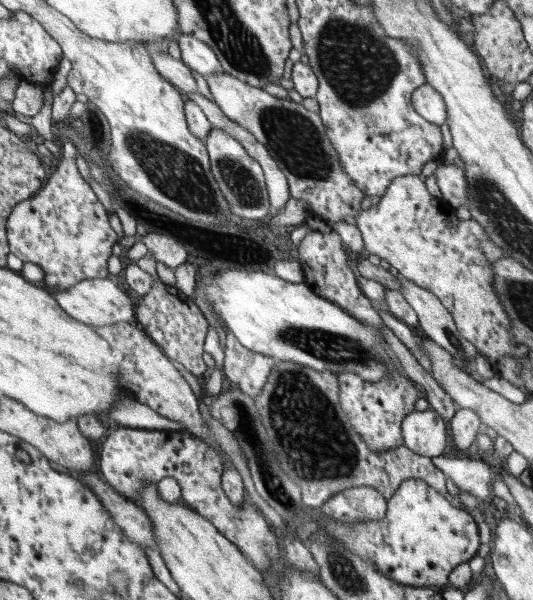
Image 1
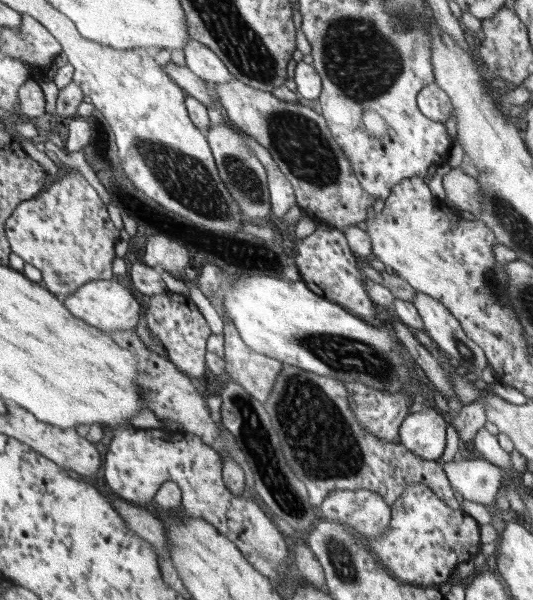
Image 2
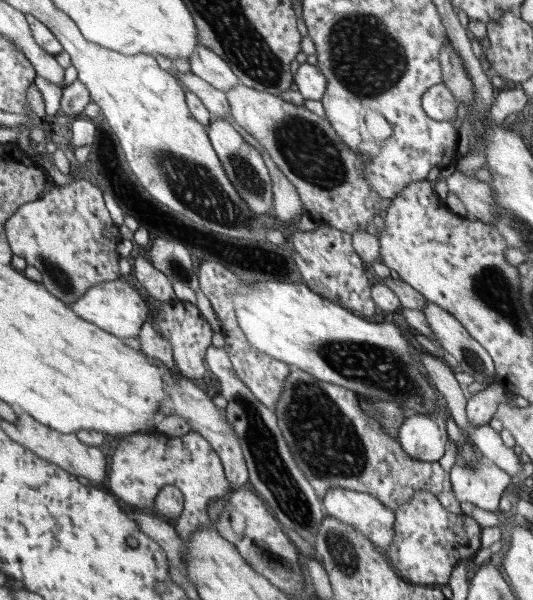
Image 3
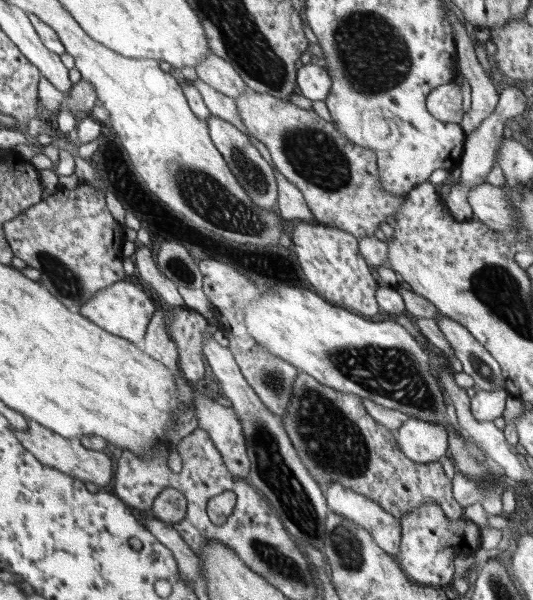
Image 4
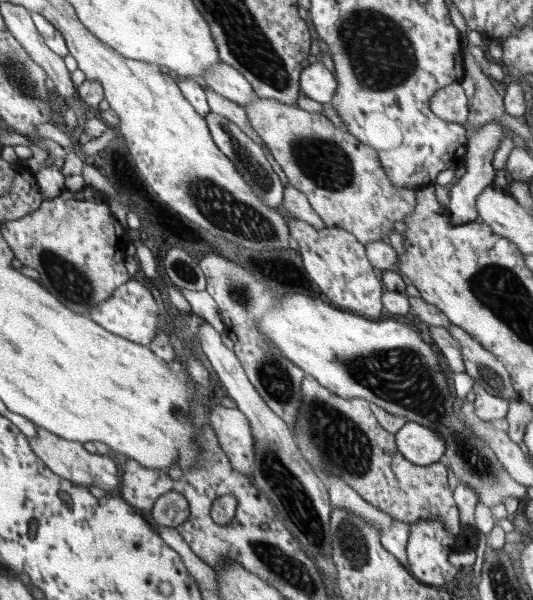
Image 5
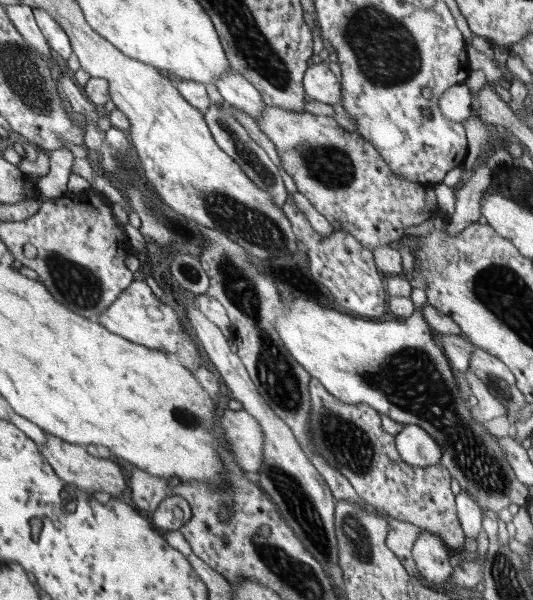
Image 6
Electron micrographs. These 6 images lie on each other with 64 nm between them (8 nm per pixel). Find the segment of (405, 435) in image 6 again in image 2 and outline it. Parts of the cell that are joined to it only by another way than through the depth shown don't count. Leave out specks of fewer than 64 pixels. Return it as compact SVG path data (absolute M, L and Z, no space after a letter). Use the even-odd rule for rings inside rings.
M428 407L409 414L401 425L401 443L410 453L425 460L437 461L446 450L446 429L449 420Z

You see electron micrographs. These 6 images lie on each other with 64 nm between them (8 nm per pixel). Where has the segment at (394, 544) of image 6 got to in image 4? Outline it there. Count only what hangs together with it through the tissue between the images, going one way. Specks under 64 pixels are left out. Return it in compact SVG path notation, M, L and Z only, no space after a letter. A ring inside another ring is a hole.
M330 483L324 493L330 510L372 533L374 540L387 553L393 556L399 554L402 526L393 513L386 512L377 501L340 483Z

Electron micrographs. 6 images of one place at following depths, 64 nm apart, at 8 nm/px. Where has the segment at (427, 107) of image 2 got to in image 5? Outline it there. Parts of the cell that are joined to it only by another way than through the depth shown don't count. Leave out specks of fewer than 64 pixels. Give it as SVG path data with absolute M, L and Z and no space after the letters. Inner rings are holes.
M453 82L448 87L441 88L430 99L430 108L444 120L458 124L467 122L468 98L460 83Z

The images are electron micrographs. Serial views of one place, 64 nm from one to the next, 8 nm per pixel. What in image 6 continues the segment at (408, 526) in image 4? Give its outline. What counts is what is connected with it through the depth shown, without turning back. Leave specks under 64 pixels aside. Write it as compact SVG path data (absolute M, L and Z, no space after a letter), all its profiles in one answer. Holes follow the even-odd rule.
M422 530L417 542L413 546L413 557L425 582L442 584L453 574L454 568L450 565L449 550L442 537L436 533Z

